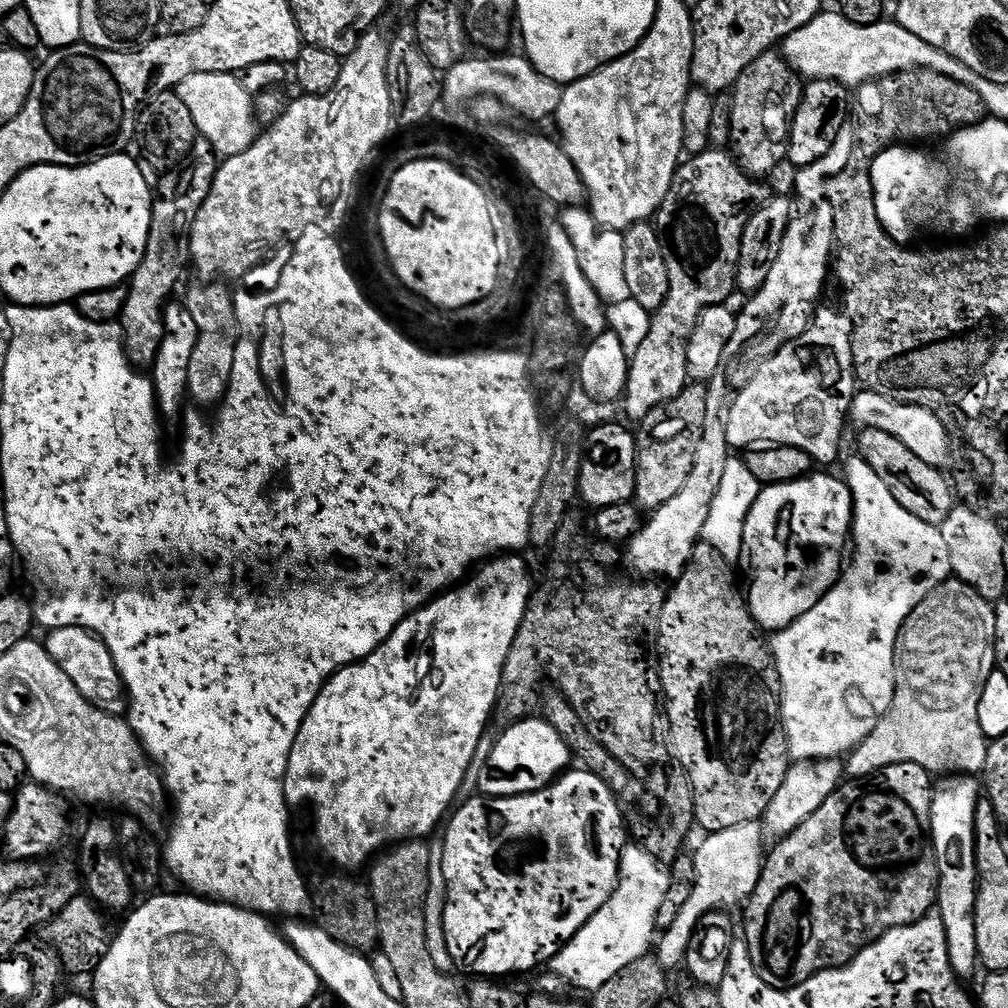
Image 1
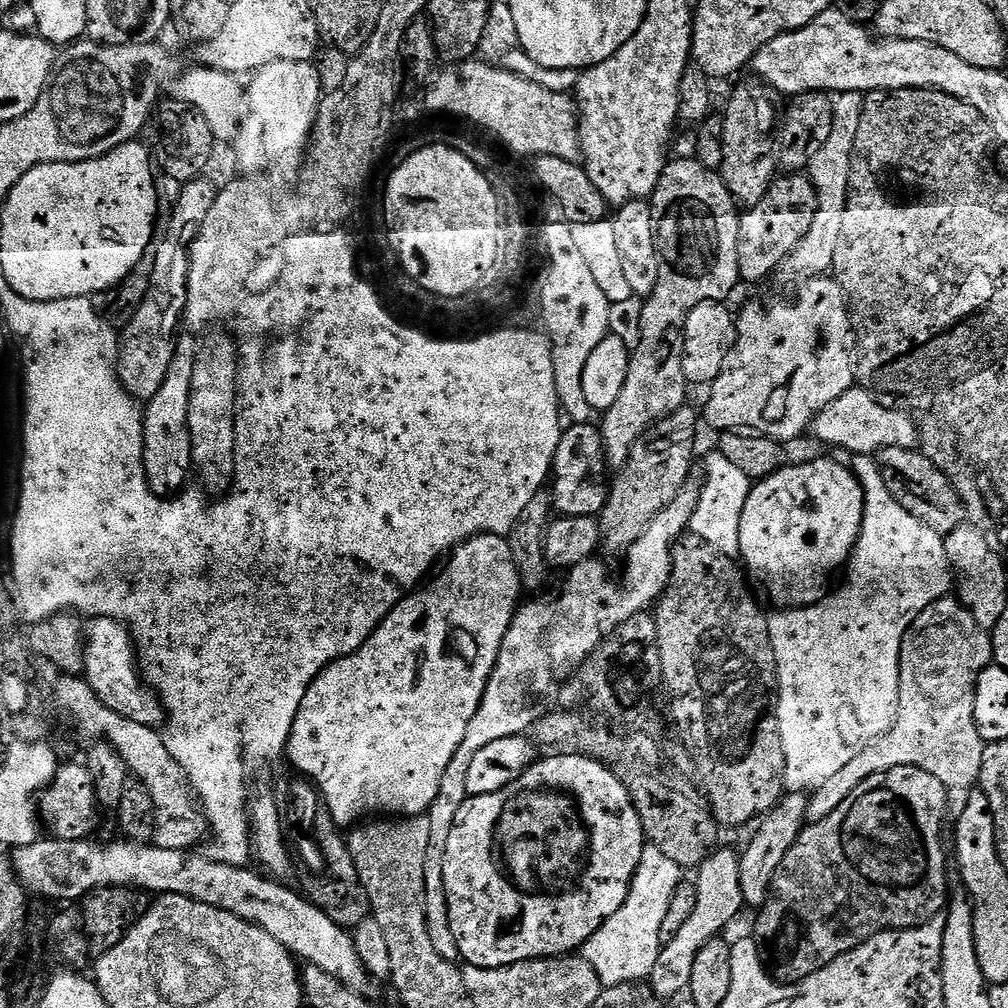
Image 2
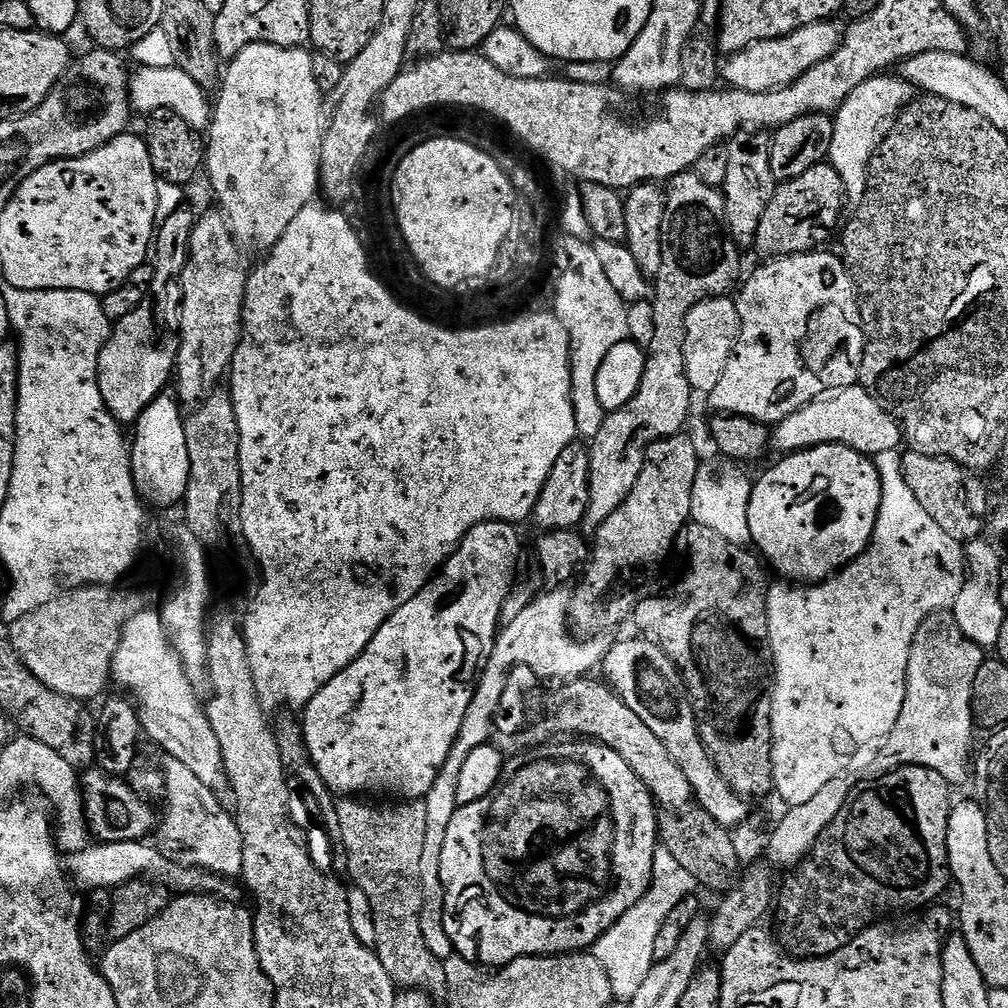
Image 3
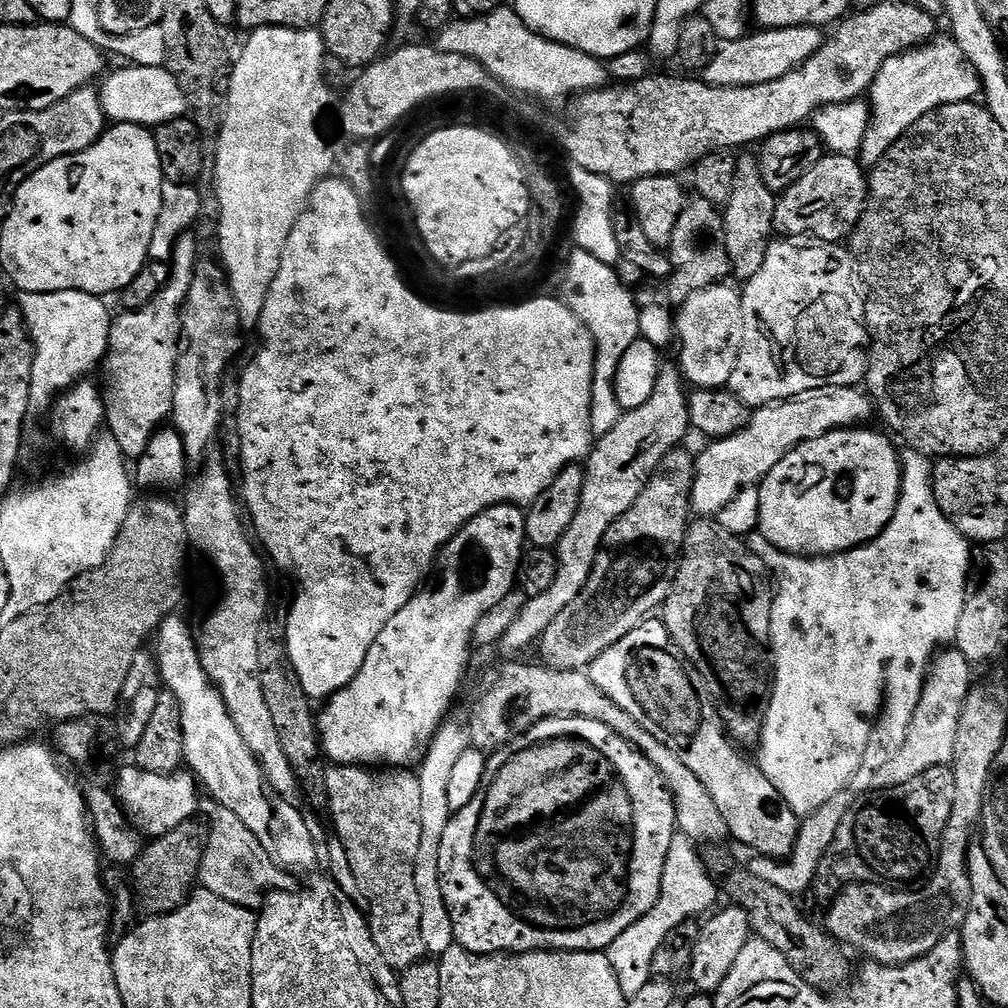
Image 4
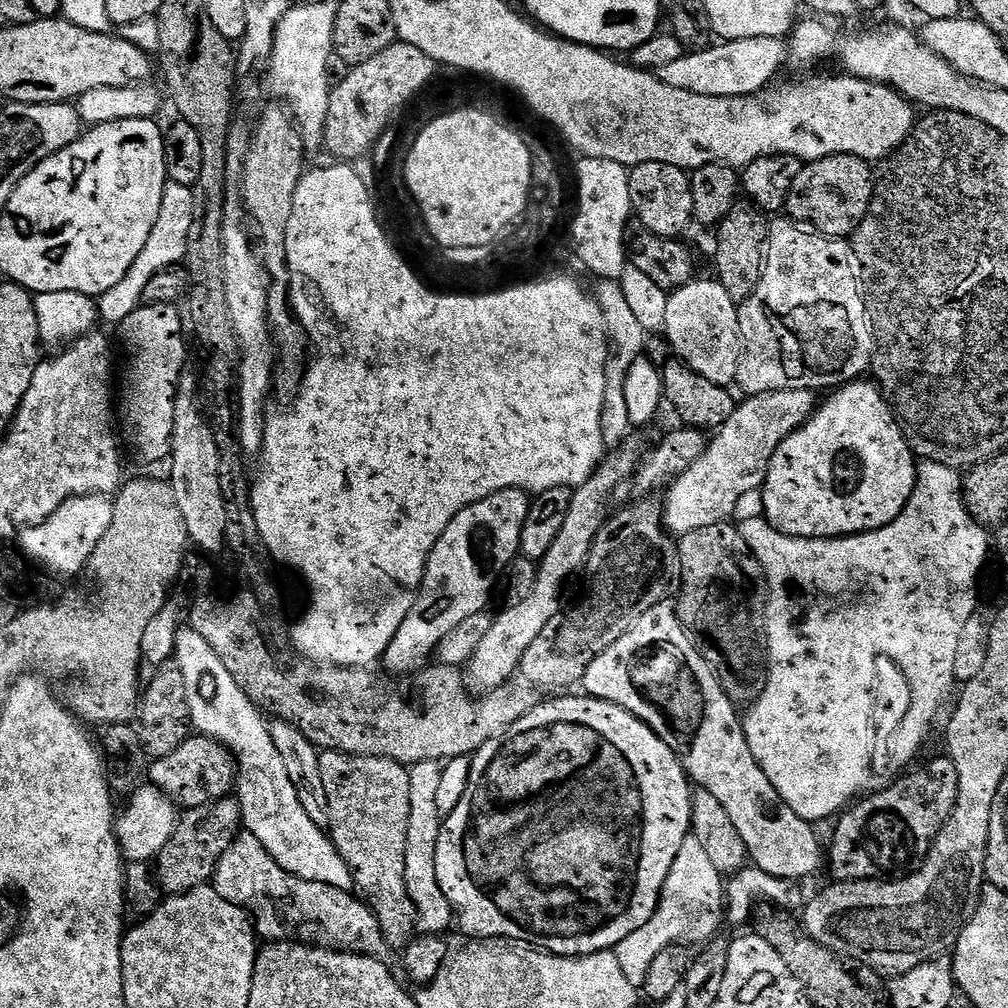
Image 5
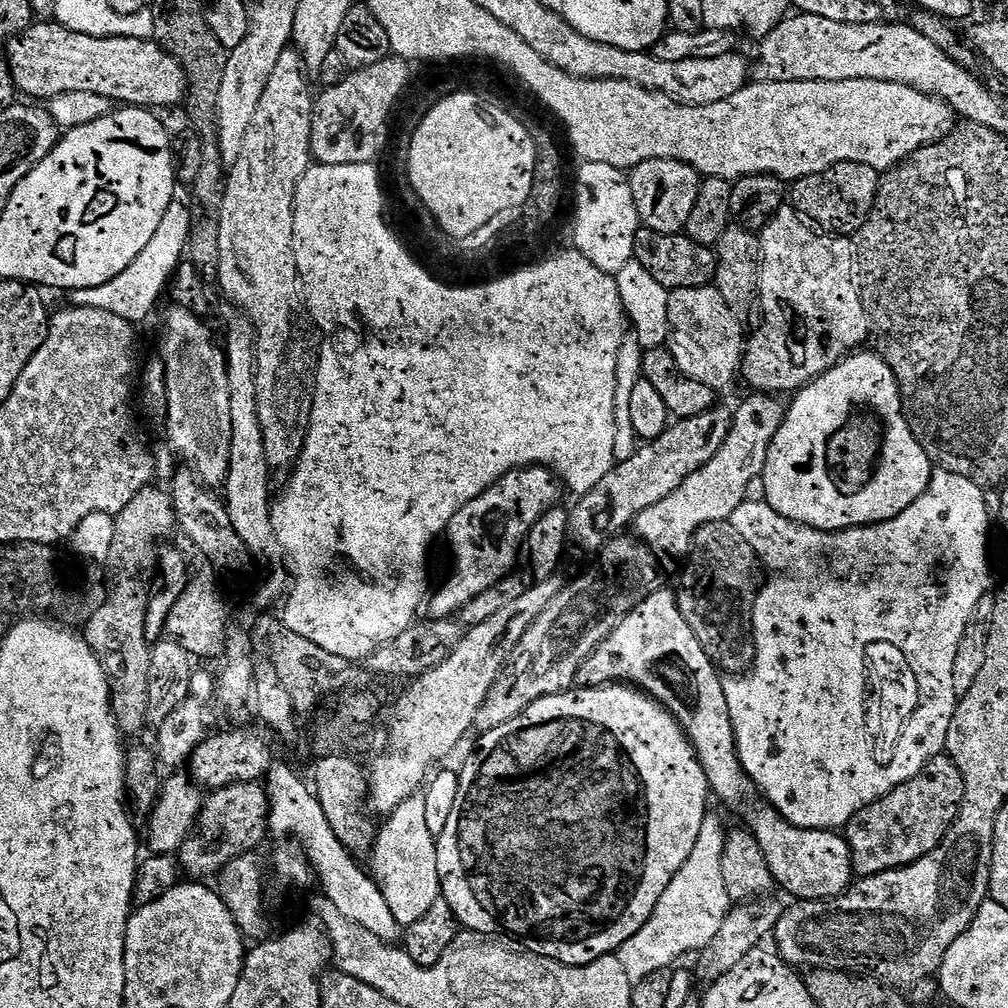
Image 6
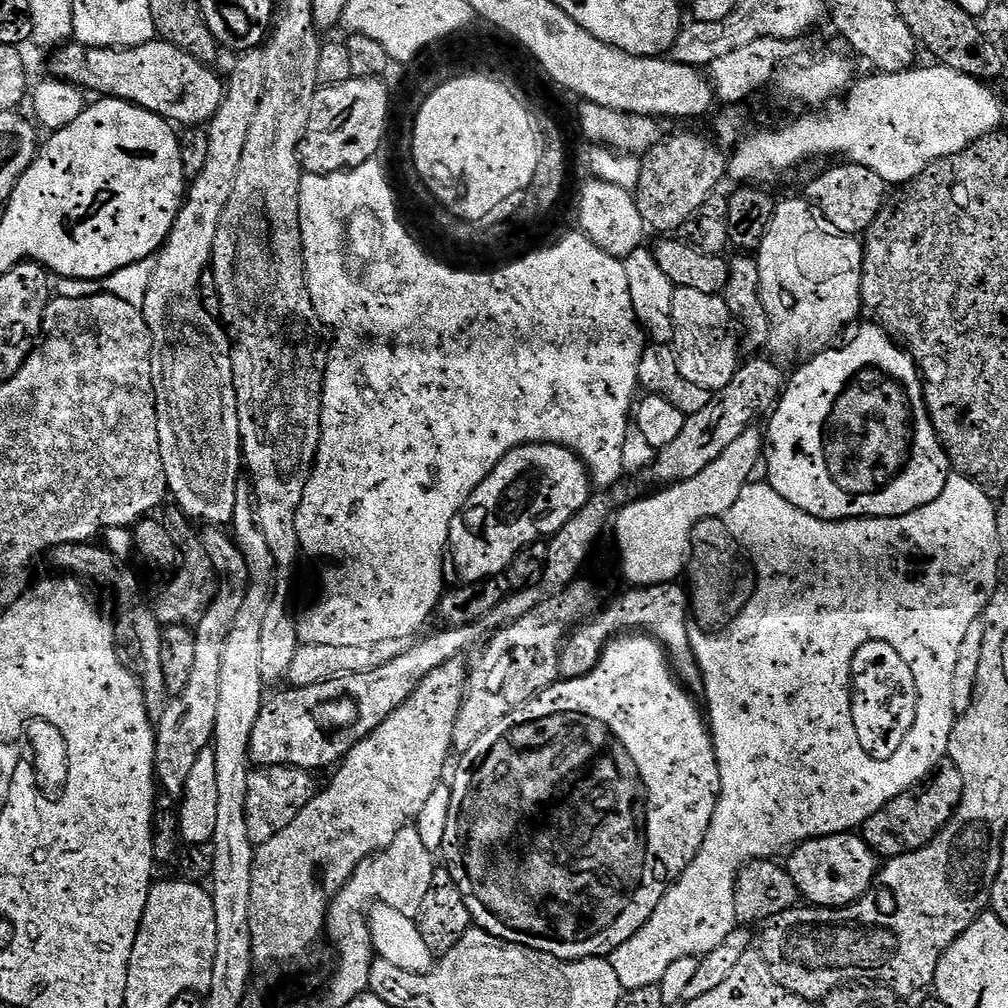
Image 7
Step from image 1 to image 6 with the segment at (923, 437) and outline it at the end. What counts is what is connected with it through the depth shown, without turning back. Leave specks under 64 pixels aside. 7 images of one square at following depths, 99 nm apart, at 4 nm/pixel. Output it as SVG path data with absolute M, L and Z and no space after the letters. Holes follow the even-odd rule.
M750 394L746 400L740 404L740 409L737 407L732 414L732 425L730 426L730 432L726 436L726 442L722 444L722 448L714 455L714 458L710 459L710 462L706 462L700 470L694 474L690 474L688 478L668 498L664 498L662 502L658 502L656 506L650 506L650 510L642 510L642 514L638 514L634 521L634 529L636 528L635 535L639 537L643 543L647 544L649 548L655 550L657 553L665 554L669 552L670 555L676 556L687 553L692 543L692 535L697 532L702 526L706 526L710 522L718 522L719 520L729 521L731 515L734 514L734 510L746 500L747 486L749 485L750 478L755 478L759 475L764 475L764 467L766 466L766 454L770 450L770 442L774 442L774 434L778 434L778 426L782 426L784 421L784 414L786 411L785 405L779 404L777 397L772 394Z

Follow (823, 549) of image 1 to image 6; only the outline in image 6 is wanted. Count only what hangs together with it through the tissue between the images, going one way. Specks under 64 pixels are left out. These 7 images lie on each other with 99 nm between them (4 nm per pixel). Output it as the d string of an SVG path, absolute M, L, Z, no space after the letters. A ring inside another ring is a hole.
M857 351L791 397L782 426L770 442L764 467L764 500L778 514L819 531L840 532L881 524L905 512L930 486L934 465L922 450L904 411L904 396L883 355Z

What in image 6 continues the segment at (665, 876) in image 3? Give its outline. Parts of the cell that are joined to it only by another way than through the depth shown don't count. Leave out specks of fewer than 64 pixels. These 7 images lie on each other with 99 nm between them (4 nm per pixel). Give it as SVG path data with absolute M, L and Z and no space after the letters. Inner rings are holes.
M705 830L698 834L698 842L688 861L674 874L670 886L666 886L666 894L658 898L658 906L654 906L654 914L634 934L634 938L626 941L619 950L622 970L633 982L642 981L656 970L672 968L679 956L687 952L699 953L718 934L722 922L728 916L728 909L734 902L728 896L724 881L724 841L725 833Z

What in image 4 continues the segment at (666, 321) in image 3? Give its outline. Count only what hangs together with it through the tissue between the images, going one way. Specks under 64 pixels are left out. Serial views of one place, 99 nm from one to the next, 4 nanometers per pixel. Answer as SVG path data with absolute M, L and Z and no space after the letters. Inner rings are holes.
M692 198L685 203L684 209L674 222L672 240L666 249L672 260L672 275L666 281L668 296L676 306L683 304L690 294L708 288L729 279L732 263L726 254L724 237L724 217L717 205L699 198ZM661 367L658 382L654 382L654 394L650 394L642 406L624 412L618 424L593 443L592 451L583 465L581 501L578 502L577 514L554 547L557 564L554 582L544 594L525 599L522 614L510 622L510 630L506 630L504 635L502 648L506 651L520 652L531 644L533 647L546 634L550 622L554 622L554 618L558 618L558 614L562 614L562 610L566 610L566 606L570 606L570 602L582 594L592 573L594 558L604 543L606 530L610 530L612 523L626 514L634 502L638 502L638 494L642 494L662 458L685 443L684 435L690 432L690 425L689 393L684 392L684 388L686 381L679 367Z

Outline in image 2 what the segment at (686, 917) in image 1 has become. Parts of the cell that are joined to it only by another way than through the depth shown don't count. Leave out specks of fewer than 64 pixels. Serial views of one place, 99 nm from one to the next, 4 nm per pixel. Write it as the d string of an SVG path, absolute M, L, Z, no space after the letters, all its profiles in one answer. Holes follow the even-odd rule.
M722 848L713 851L699 865L700 877L694 882L694 889L697 892L694 912L683 923L682 930L678 931L674 940L669 945L661 947L658 962L654 962L650 987L653 994L659 996L661 1001L668 1002L671 996L676 996L679 992L682 994L688 992L688 983L692 981L694 958L698 954L698 950L702 950L702 946L706 946L706 942L717 939L723 933L720 931L739 914L740 908L745 907L740 885L740 856L737 853L732 853L728 848Z

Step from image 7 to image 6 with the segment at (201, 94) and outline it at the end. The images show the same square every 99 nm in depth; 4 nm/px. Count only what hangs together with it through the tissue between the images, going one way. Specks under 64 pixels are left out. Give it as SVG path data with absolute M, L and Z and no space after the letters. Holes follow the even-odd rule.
M36 22L22 34L7 41L6 48L8 48L6 63L12 71L17 93L24 95L25 92L28 95L25 97L36 102L47 102L58 94L70 94L74 90L86 90L86 94L98 94L120 106L135 106L149 110L172 108L175 104L183 105L186 100L188 80L184 76L184 67L165 52L155 39L91 36L78 34L55 22L49 24Z

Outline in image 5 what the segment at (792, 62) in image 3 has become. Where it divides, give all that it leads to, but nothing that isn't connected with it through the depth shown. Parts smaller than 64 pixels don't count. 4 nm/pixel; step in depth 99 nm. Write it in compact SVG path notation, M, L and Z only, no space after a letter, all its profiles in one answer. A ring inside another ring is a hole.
M742 38L713 43L707 48L689 51L676 62L658 71L666 86L690 90L703 96L755 96L773 83L780 67L788 60L788 46L778 38Z

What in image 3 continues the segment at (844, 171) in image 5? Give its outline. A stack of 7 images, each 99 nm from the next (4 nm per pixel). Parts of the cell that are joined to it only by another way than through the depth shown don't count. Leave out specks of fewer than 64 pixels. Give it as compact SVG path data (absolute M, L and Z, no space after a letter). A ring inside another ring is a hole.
M827 162L816 164L806 174L798 174L798 178L783 181L777 187L766 214L758 222L755 251L760 251L764 258L775 258L819 249L827 245L824 243L835 230L844 208L846 197L838 174Z

